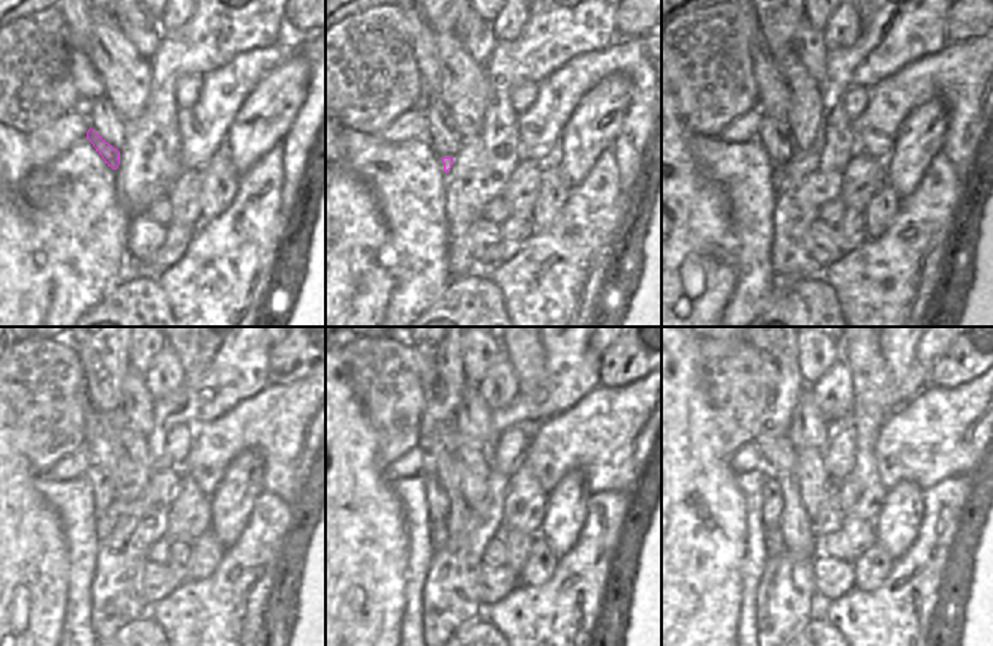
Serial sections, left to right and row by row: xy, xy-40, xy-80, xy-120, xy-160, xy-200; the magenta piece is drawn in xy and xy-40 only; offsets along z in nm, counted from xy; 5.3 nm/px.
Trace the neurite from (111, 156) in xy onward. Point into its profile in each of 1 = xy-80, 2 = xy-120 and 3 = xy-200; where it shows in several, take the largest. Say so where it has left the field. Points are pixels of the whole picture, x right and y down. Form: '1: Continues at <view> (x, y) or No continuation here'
1: Continues at xy-80 (779, 171)
2: Continues at xy-120 (105, 522)
3: Continues at xy-200 (773, 537).

